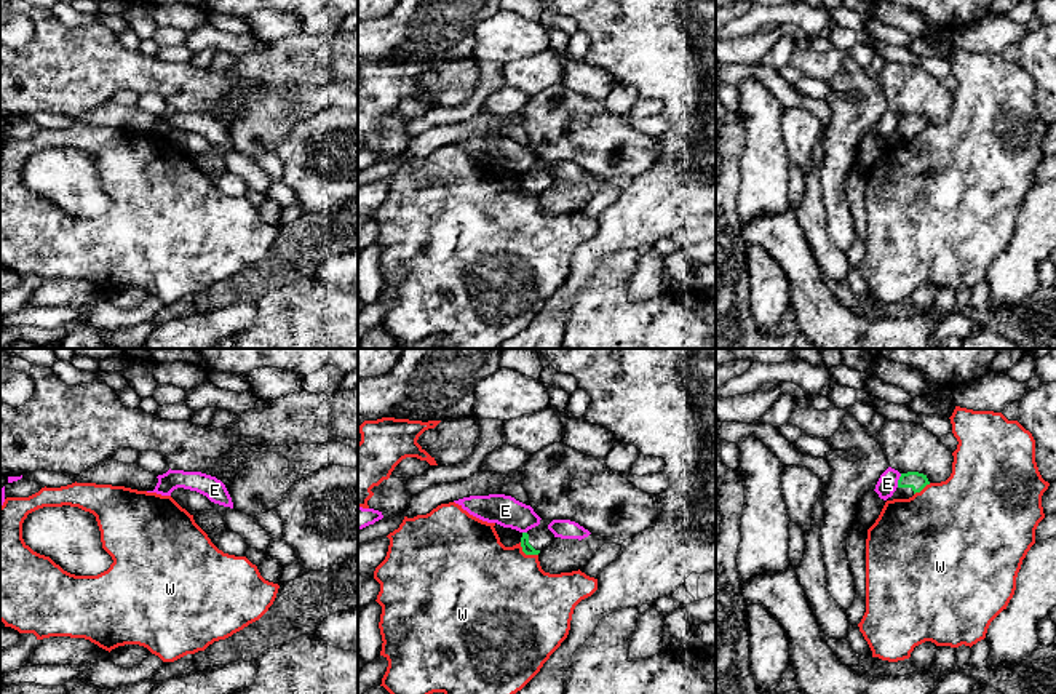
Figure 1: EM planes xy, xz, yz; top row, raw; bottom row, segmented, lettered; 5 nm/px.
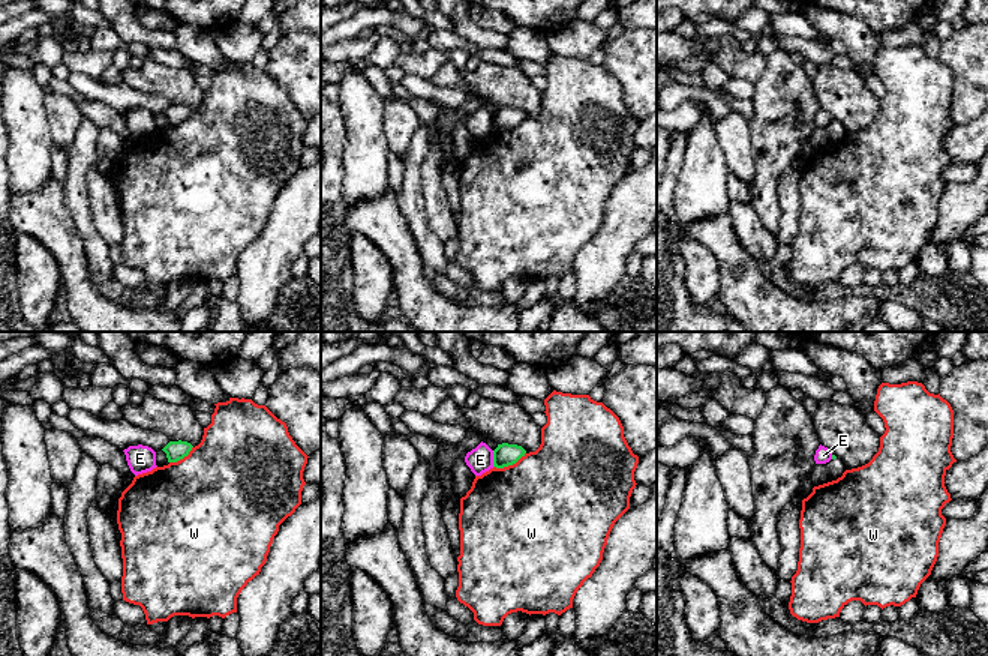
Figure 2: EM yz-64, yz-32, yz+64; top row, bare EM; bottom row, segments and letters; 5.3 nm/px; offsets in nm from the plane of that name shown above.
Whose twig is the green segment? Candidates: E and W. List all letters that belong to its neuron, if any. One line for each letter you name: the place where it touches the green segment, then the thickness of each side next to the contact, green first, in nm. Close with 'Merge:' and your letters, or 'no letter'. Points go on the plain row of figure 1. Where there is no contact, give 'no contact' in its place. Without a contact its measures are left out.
Merge: no letter

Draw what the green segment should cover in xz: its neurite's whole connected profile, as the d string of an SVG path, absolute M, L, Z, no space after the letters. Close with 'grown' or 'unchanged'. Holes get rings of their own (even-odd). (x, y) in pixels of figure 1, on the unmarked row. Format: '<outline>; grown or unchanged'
M540 162L540 166L522 174L521 189L526 197L538 197L545 189L554 184L554 176L548 171L553 162Z; grown

